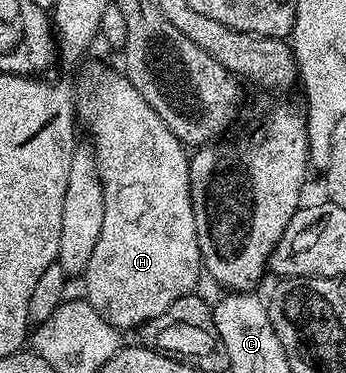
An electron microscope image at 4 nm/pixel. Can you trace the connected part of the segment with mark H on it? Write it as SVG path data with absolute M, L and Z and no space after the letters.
M103 70L99 74L99 83L91 82L80 94L78 91L77 118L82 129L84 126L91 133L89 142L95 151L95 163L103 185L104 216L101 220L101 236L97 236L97 248L93 248L93 257L89 260L85 271L85 279L87 278L85 298L91 303L91 307L112 326L123 332L131 329L134 331L136 328L144 326L149 320L161 316L161 312L165 312L169 308L169 304L173 304L181 296L192 293L196 289L195 285L199 282L199 274L201 278L203 257L197 244L197 224L193 216L191 181L189 180L191 161L184 143L180 142L177 136L173 136L173 132L167 127L165 120L161 120L161 116L157 116L157 112L153 112L153 108L149 108L145 96L141 96L141 92L137 92L137 88L133 88L133 84L122 73L116 72L114 74L111 70Z

